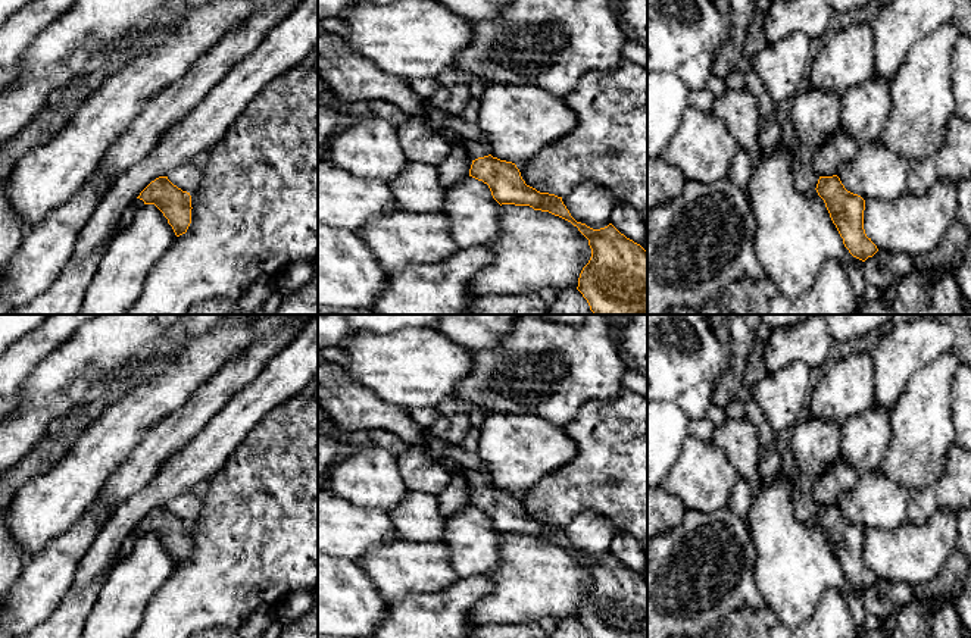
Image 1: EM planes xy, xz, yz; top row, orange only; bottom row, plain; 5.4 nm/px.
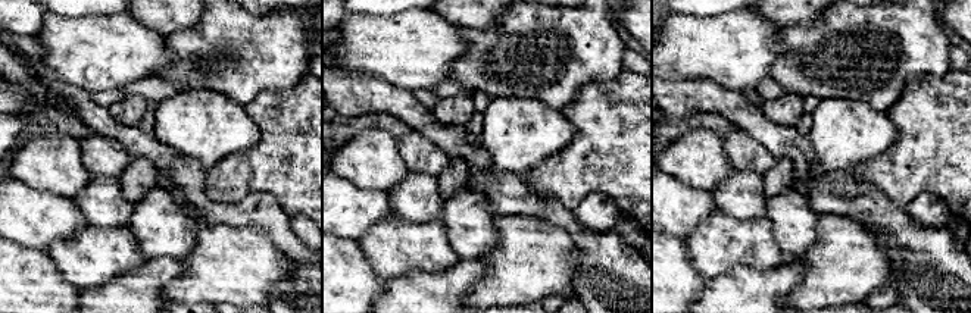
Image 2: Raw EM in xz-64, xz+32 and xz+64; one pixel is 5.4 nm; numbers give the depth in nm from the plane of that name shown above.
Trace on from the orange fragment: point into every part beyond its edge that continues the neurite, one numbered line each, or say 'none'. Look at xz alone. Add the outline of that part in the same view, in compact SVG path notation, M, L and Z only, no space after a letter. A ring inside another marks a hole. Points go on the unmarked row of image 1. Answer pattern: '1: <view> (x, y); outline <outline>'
1: xz (350, 407); outline M318 354L318 403L335 426L335 432L355 432L378 428L394 434L410 447L421 448L438 460L452 475L462 475L471 490L490 484L490 476L465 469L452 459L434 451L424 437L425 428L418 425L410 412L384 403L374 393L350 382L341 368Z

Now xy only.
1: xy (127, 547); outline M135 528L122 542L121 551L124 556L128 556L132 550L135 542L144 535L144 531L140 528Z

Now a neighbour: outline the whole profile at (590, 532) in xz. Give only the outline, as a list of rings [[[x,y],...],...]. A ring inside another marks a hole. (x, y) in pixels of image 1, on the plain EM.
[[[584,510],[562,526],[571,545],[593,559],[605,557],[611,553],[611,544],[616,534],[613,525],[600,513]]]

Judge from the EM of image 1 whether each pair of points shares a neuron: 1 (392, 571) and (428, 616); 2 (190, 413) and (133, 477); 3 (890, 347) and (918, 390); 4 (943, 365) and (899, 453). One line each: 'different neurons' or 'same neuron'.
1: different neurons
2: same neuron
3: different neurons
4: same neuron

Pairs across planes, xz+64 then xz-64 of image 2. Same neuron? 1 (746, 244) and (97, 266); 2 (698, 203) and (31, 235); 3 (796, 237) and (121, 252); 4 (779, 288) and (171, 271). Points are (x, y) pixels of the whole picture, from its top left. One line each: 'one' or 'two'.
1: one
2: one
3: two
4: one

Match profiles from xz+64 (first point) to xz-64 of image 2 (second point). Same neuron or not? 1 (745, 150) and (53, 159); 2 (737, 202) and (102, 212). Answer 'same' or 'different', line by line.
1: different
2: same

